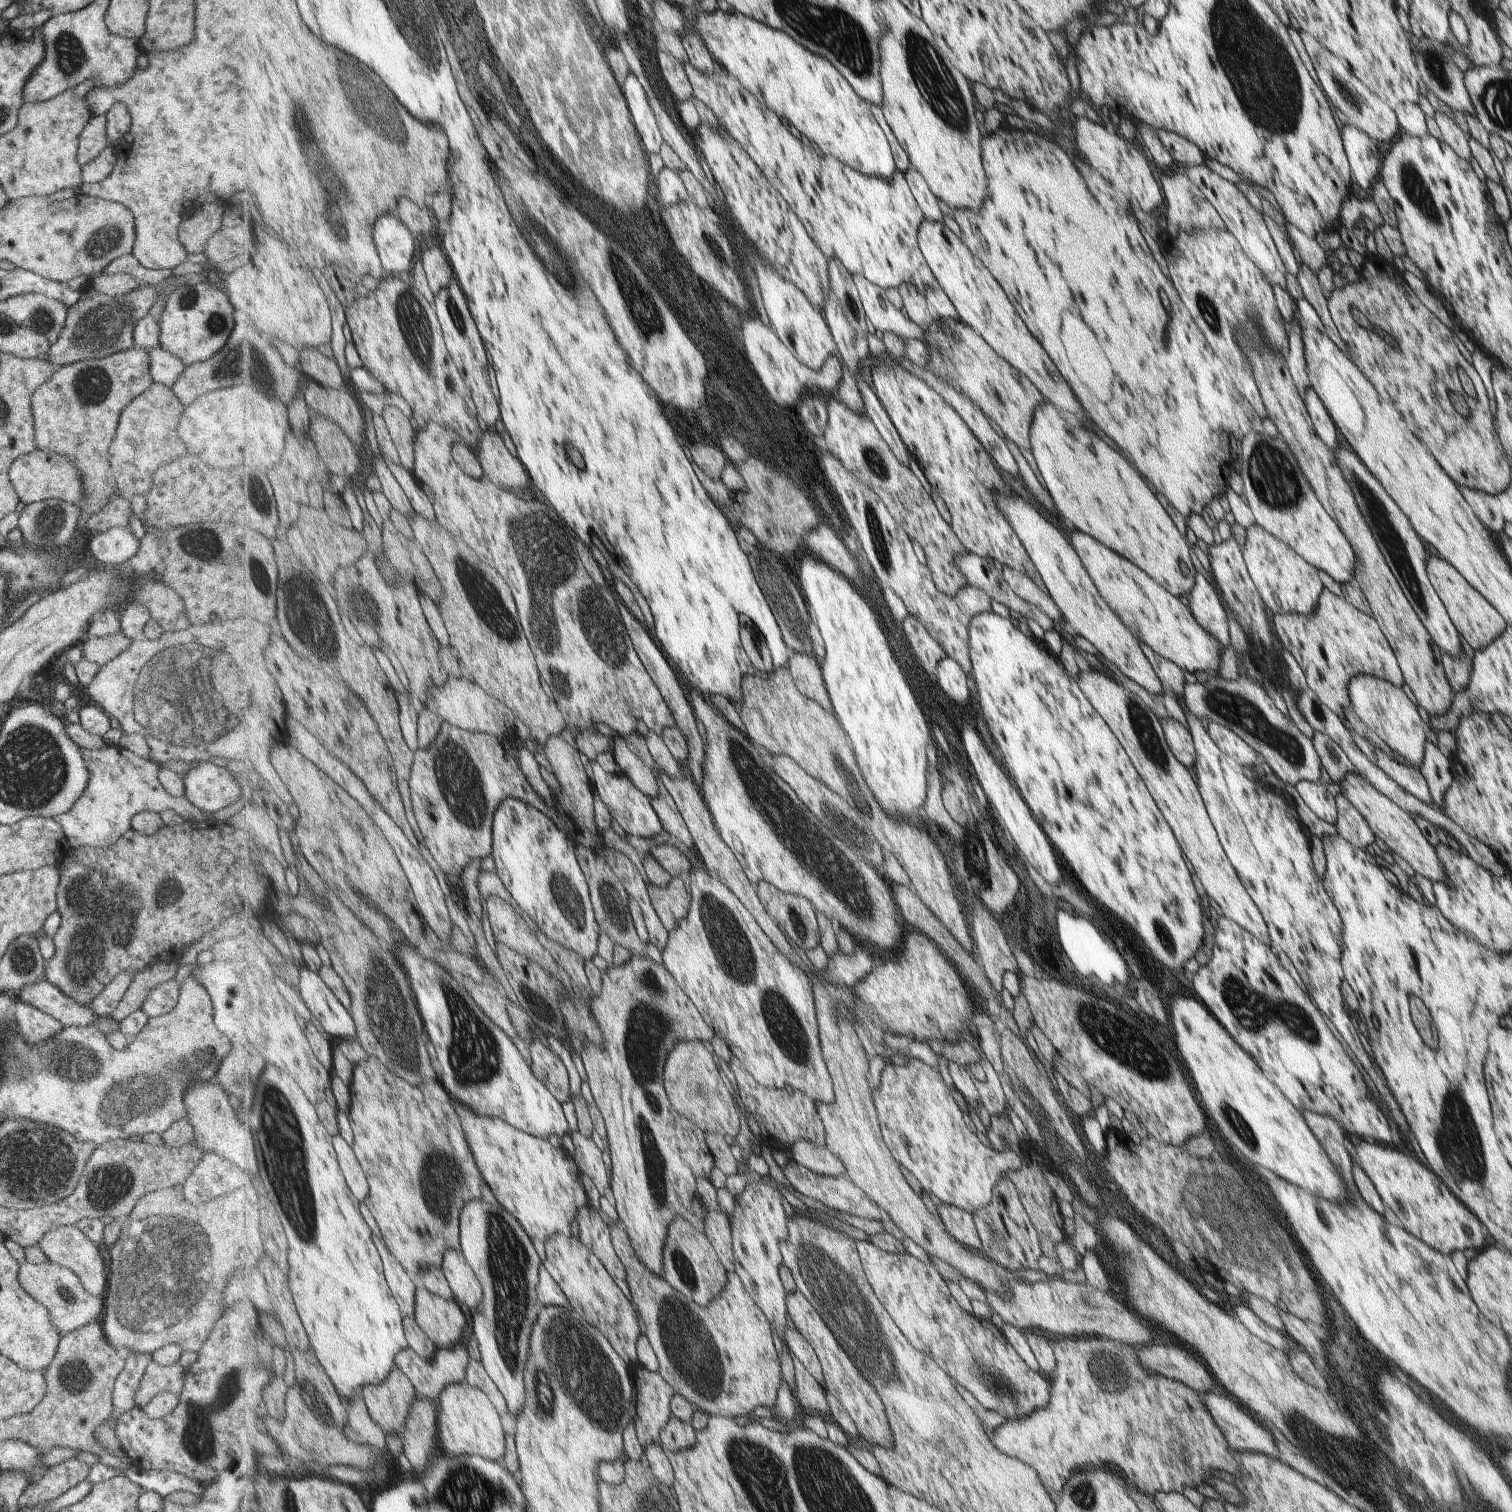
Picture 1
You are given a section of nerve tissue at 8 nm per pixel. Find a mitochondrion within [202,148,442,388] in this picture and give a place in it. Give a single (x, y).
(257, 361)

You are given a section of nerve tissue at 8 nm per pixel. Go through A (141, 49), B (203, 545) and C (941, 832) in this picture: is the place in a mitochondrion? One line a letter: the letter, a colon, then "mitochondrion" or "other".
A: other
B: mitochondrion
C: other

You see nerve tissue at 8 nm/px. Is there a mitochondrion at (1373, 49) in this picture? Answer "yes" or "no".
no

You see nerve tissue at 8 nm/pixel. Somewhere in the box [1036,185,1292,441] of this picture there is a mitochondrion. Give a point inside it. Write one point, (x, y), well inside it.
(1205, 305)

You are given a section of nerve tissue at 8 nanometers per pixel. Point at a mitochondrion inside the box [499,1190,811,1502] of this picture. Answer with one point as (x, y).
(572, 1361)

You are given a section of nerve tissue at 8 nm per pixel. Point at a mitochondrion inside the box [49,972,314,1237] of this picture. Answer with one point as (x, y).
(128, 1100)

